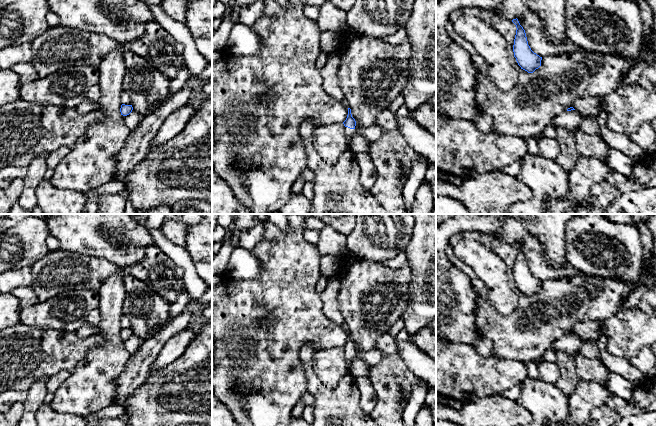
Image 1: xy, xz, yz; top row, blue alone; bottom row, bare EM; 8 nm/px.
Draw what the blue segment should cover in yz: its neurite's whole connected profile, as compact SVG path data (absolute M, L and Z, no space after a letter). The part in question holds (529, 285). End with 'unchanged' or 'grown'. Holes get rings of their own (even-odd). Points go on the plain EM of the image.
M513 243L512 246L517 252L513 269L514 281L521 293L528 297L533 297L541 290L542 281L531 274L528 269L525 254L520 249L518 243Z; unchanged

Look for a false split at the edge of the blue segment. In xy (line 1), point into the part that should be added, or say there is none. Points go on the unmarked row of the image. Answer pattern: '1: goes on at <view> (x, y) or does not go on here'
1: does not go on here

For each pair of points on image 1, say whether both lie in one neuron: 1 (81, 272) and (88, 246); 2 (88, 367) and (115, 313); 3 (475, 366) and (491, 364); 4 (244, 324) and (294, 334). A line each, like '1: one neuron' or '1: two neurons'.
1: two neurons
2: one neuron
3: one neuron
4: one neuron

